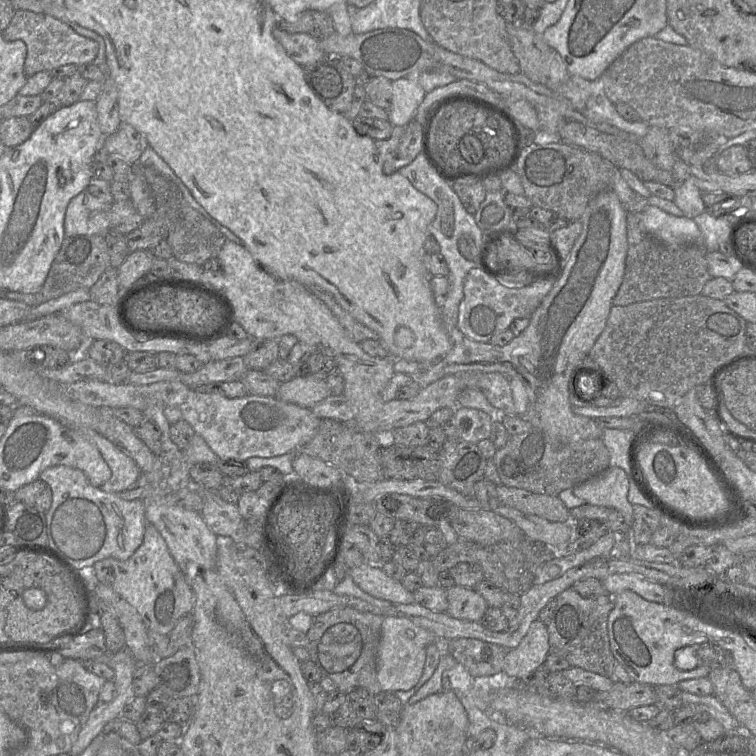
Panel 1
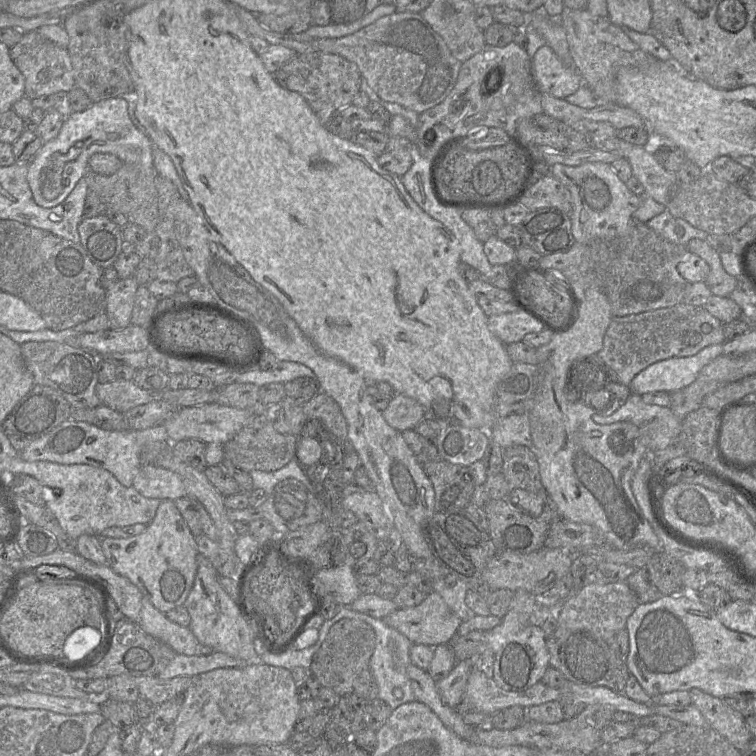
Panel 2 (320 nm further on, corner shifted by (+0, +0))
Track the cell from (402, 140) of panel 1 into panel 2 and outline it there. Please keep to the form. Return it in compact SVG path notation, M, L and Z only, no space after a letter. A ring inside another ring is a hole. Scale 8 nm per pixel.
M390 136L385 151L378 156L377 162L385 170L401 177L413 164L411 147L410 139Z

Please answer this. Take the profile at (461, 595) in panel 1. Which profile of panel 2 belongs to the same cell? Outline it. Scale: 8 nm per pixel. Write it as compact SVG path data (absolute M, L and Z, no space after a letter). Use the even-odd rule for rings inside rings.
M434 591L427 594L421 604L397 609L385 616L383 621L406 636L413 644L431 647L449 643L462 622Z

